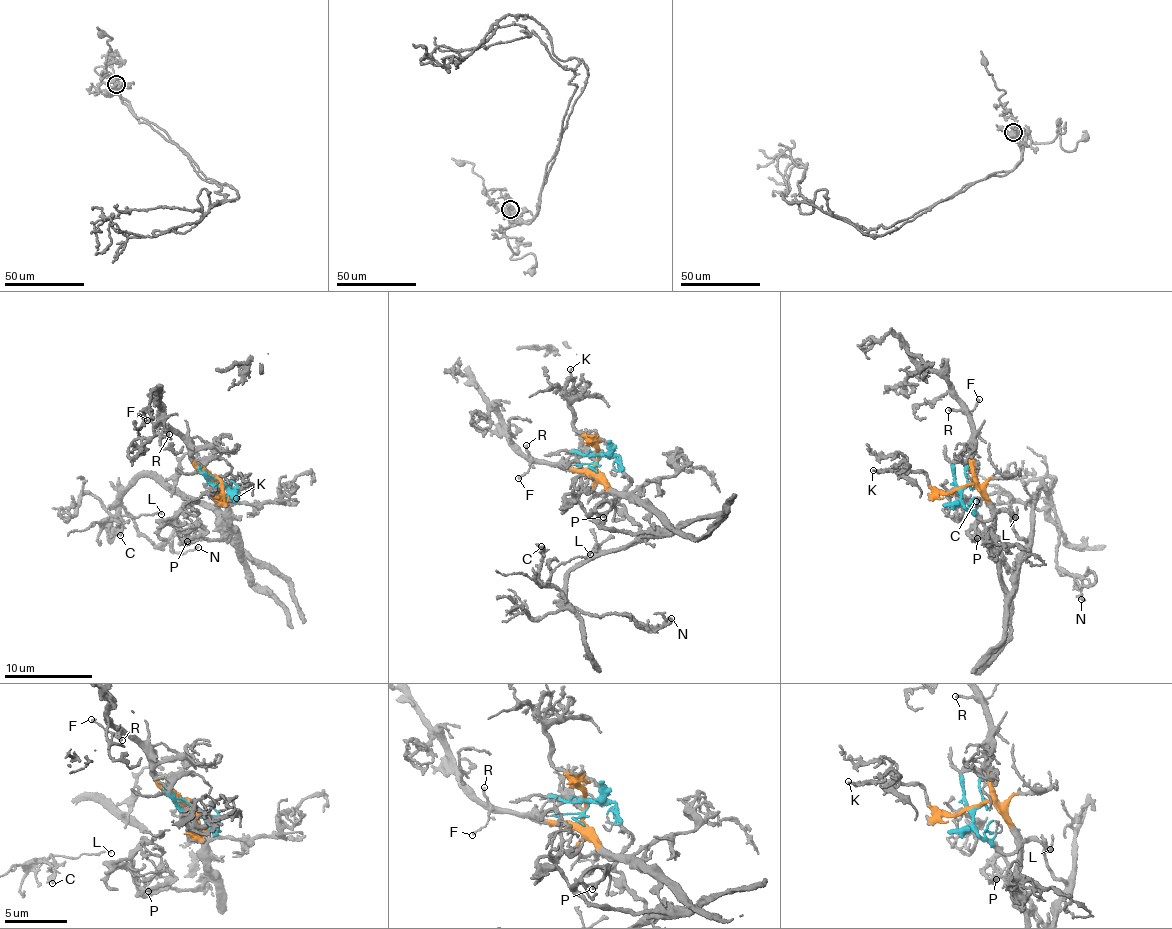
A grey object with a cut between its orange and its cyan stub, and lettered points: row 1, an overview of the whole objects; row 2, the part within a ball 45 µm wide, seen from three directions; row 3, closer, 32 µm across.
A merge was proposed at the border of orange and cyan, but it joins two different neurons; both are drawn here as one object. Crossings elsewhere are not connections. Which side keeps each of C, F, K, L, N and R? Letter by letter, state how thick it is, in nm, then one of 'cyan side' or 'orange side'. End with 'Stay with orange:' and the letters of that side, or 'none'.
C: 180 nm thick; cyan side
F: 170 nm thick; orange side
K: 110 nm thick; orange side
L: 120 nm thick; cyan side
N: 100 nm thick; cyan side
R: 180 nm thick; orange side
Stay with orange: F, K, R

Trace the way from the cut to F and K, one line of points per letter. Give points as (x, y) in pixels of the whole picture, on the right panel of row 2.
F: (963, 488), (973, 479), (968, 455), (968, 419), (979, 399)
K: (963, 488), (939, 492), (919, 470), (872, 470)

